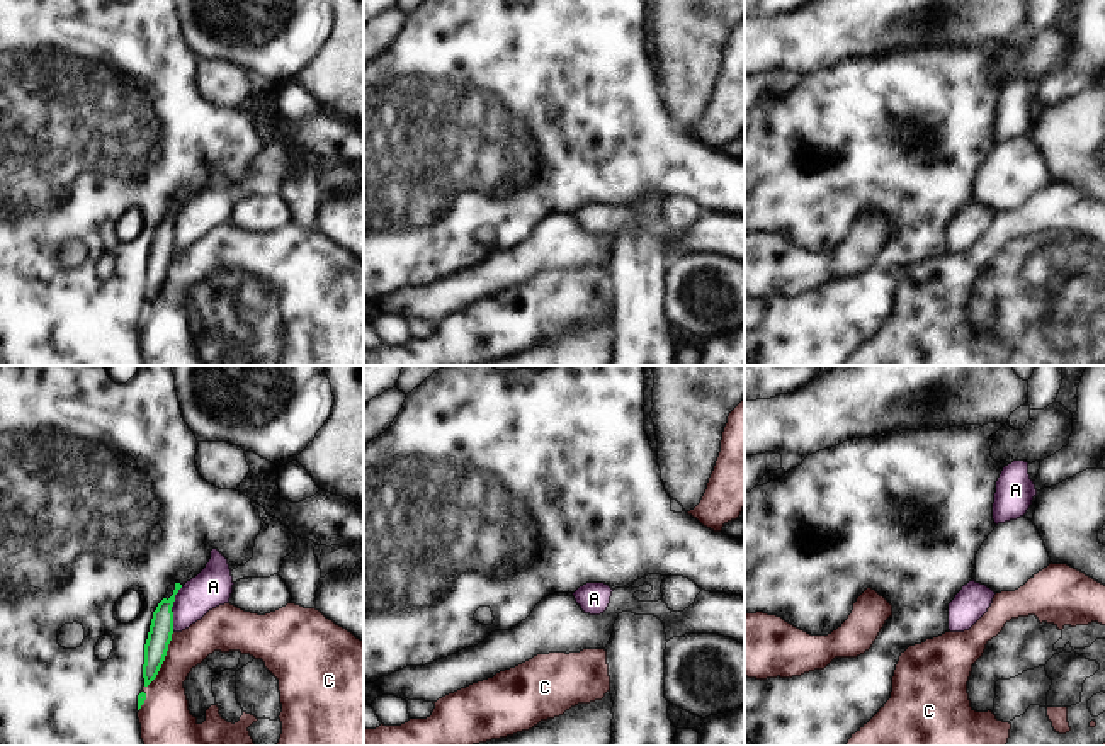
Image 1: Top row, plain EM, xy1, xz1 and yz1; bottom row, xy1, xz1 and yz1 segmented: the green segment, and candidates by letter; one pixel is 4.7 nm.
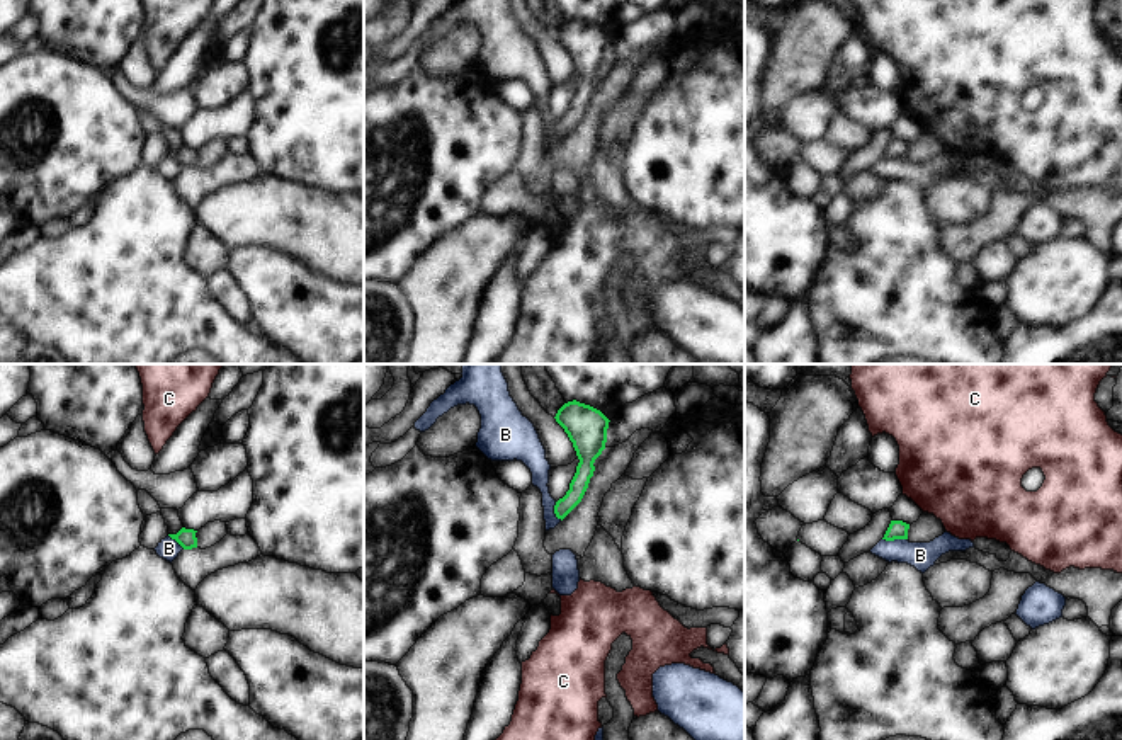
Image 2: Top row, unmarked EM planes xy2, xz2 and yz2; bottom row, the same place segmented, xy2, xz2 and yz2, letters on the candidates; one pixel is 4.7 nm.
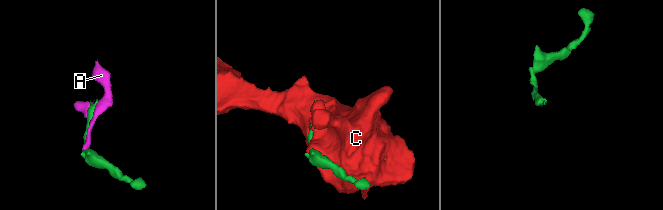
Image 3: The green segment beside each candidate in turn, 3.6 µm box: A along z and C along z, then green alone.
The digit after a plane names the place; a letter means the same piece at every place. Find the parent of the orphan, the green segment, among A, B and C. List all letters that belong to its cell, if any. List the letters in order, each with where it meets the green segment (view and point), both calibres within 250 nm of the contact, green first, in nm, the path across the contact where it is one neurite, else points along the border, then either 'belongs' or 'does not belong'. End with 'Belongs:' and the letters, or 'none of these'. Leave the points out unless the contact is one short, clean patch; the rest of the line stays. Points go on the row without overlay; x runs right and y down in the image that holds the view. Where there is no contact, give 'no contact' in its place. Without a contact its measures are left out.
A: meets green in xy1 at (170, 228); 110 nm thick on the green side, 190 nm on the other; does not belong
B: meets green in yz2 at (895, 157); 90 nm thick on the green side, 130 nm on the other; border along yz2 (883, 157), (906, 159); does not belong
C: meets green in xy1 at (164, 279); 110 nm thick on the green side, 220 nm on the other; does not belong
Belongs: none of these

